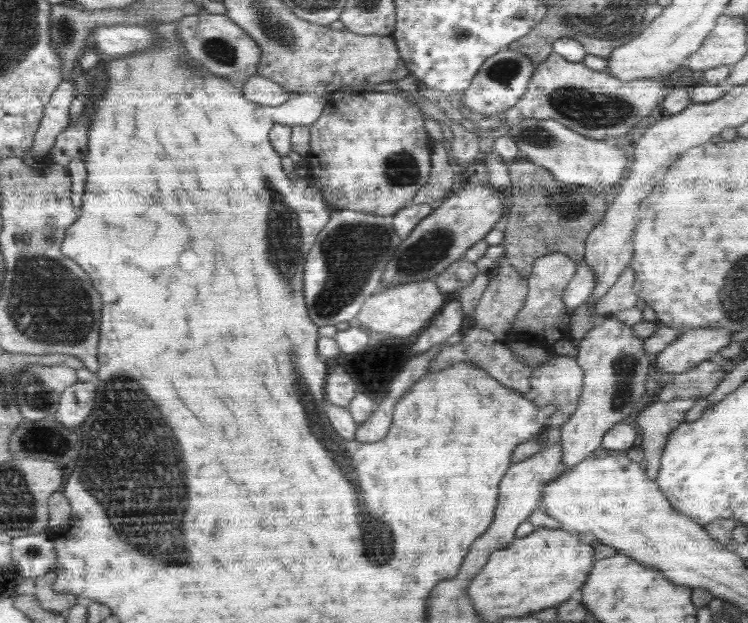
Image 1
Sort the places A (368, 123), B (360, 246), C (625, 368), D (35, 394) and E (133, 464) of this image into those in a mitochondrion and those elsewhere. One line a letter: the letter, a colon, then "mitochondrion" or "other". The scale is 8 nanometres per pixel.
A: other
B: mitochondrion
C: mitochondrion
D: mitochondrion
E: mitochondrion

